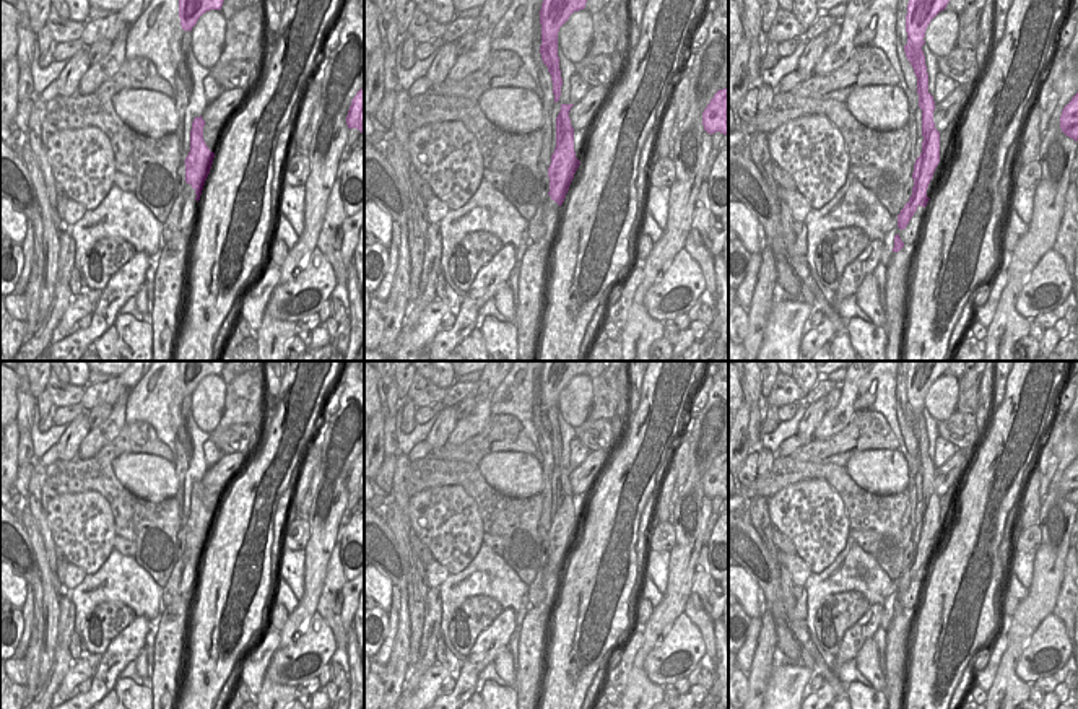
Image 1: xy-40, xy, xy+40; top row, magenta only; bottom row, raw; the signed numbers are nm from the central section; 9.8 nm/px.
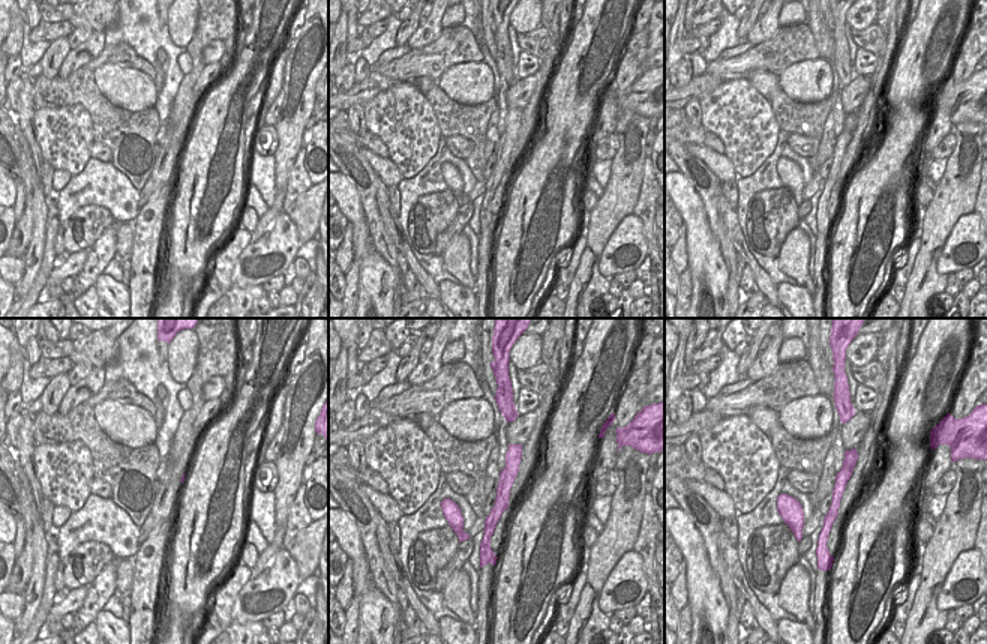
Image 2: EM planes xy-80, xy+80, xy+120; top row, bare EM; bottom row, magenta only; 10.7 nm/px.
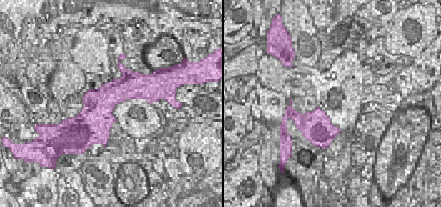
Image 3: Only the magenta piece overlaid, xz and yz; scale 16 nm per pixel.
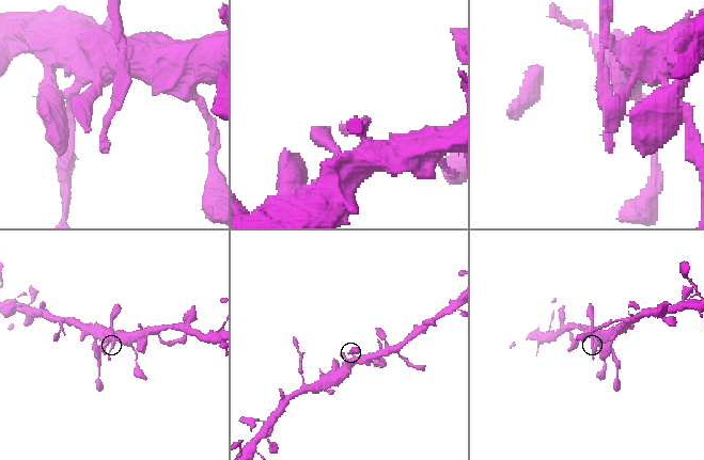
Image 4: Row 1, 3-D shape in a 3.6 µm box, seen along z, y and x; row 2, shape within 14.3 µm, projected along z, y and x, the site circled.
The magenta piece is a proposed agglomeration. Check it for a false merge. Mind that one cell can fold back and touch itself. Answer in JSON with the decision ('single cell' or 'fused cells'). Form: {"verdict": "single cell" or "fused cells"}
{"verdict": "single cell"}

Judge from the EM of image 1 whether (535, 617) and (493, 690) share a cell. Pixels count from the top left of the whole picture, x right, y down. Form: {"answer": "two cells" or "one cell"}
{"answer": "two cells"}

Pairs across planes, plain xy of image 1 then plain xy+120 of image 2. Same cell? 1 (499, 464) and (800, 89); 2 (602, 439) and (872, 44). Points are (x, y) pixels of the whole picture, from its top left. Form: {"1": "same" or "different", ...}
{"1": "same", "2": "same"}

